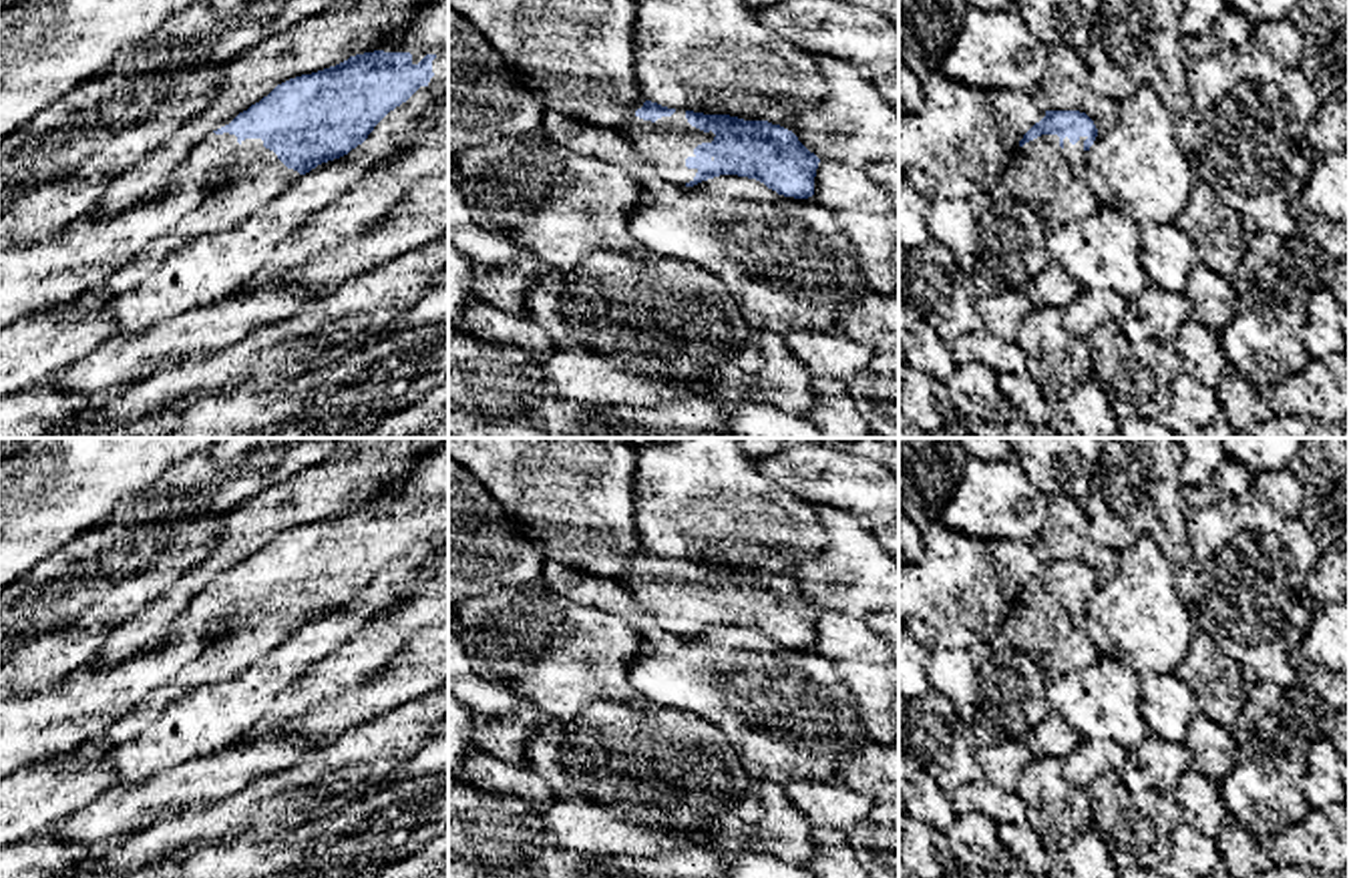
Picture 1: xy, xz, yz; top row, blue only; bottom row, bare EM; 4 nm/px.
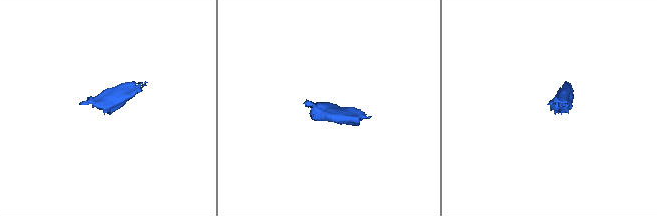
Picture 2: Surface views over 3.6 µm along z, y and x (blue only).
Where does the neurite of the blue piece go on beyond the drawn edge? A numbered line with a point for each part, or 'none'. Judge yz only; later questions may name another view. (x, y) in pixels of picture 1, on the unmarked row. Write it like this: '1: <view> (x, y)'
1: yz (1042, 607)

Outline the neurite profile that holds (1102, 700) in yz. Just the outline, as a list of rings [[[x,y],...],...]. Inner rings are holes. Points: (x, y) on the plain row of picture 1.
[[[1098,655],[1090,665],[1045,683],[1045,699],[1082,741],[1112,739],[1132,753],[1146,737],[1140,679],[1126,663]]]

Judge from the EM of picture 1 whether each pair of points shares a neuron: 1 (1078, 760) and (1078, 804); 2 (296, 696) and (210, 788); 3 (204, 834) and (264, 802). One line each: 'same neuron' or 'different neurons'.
1: different neurons
2: different neurons
3: same neuron

